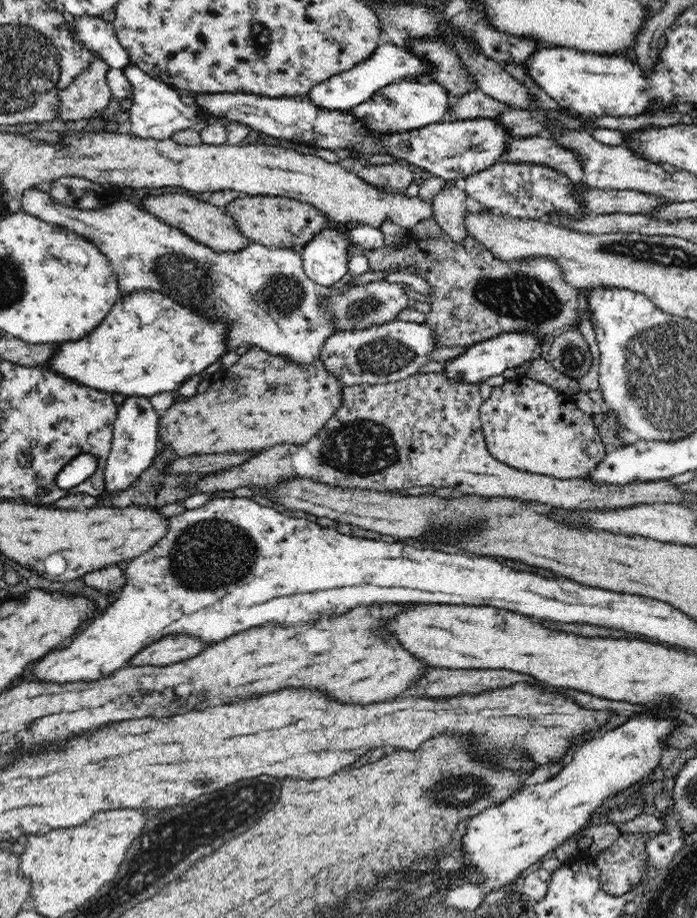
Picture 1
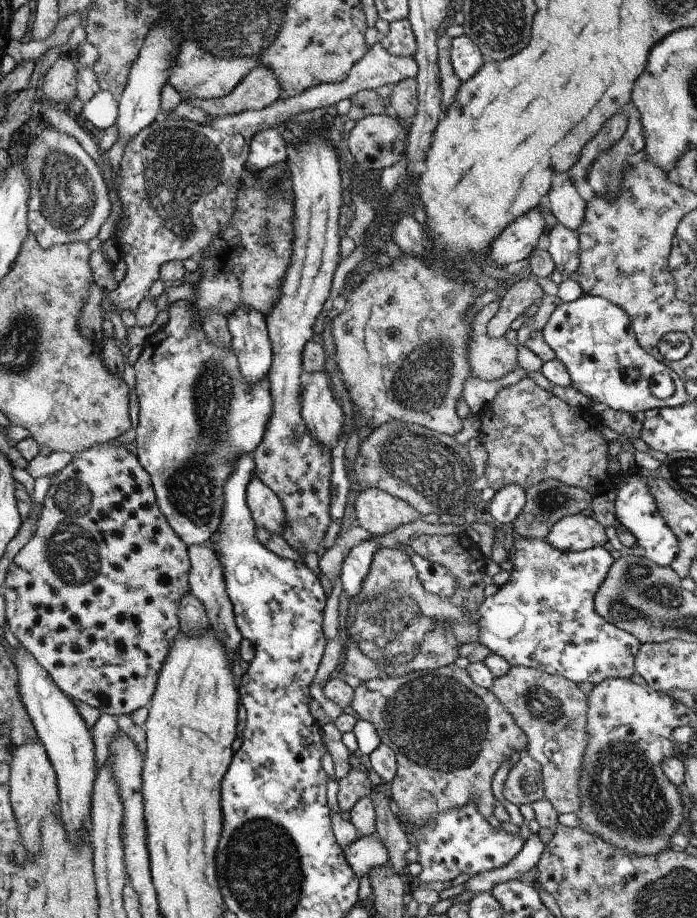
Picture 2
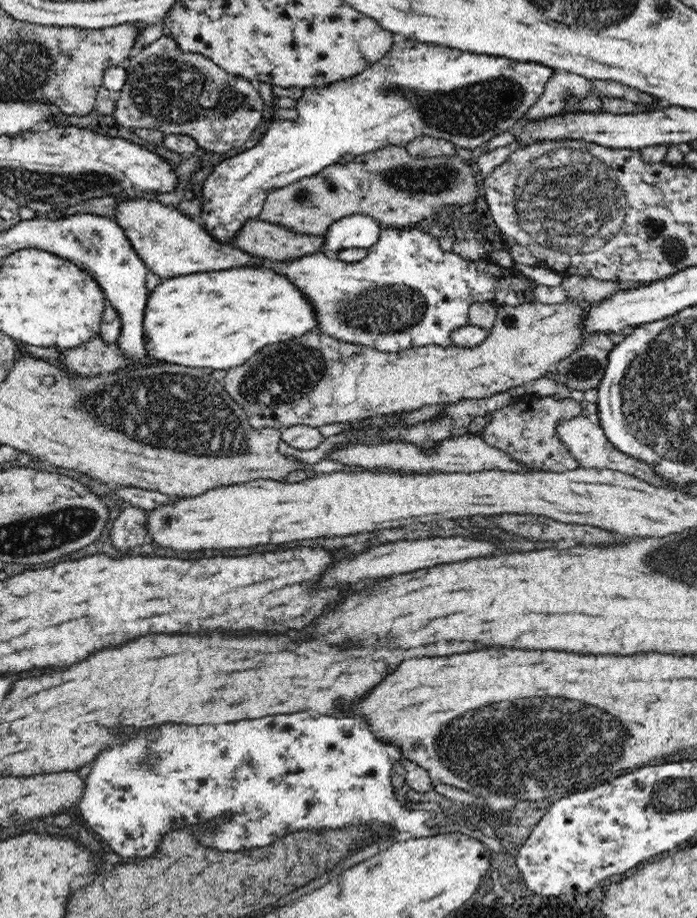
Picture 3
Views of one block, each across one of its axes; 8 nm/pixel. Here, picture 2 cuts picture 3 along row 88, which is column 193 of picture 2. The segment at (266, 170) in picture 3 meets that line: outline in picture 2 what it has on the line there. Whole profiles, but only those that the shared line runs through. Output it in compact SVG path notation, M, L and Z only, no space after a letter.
M179 299L179 300L176 300L176 301L174 301L174 302L171 302L171 303L170 303L170 304L169 304L169 305L168 305L168 307L167 307L167 308L165 308L165 309L166 309L166 311L167 311L167 312L168 312L168 318L167 318L167 321L166 321L166 323L165 323L165 324L164 324L164 325L162 325L162 326L161 326L161 327L160 327L160 328L158 328L158 329L157 329L157 330L156 330L156 331L155 331L155 332L154 332L154 333L152 333L152 334L150 334L150 335L148 335L148 336L147 336L147 337L144 337L144 338L143 338L143 343L142 343L142 344L141 344L141 345L142 345L142 349L141 349L141 351L140 351L140 354L139 354L139 356L138 356L138 358L137 358L137 360L136 360L136 362L135 362L135 364L134 364L134 366L133 366L133 368L134 368L134 375L135 375L135 384L134 384L134 392L135 392L135 394L136 394L136 397L137 397L137 400L138 400L138 408L139 408L139 409L138 409L138 424L137 424L137 427L136 427L136 428L135 428L135 438L134 438L134 440L133 440L133 445L132 445L132 447L131 447L131 449L132 449L132 451L133 451L133 453L134 453L134 455L135 455L135 456L136 456L136 457L137 457L137 460L138 460L138 461L139 461L139 464L140 464L140 465L141 465L141 468L143 468L143 470L145 470L145 472L146 472L146 473L147 473L147 474L148 474L148 475L149 475L149 478L150 478L150 481L151 481L151 488L152 488L152 489L153 489L153 492L154 492L154 495L155 495L155 498L156 498L156 503L157 503L157 506L158 506L158 507L159 507L159 510L160 510L160 513L161 513L161 514L162 514L162 515L163 515L163 516L164 516L164 517L165 517L165 518L166 518L166 521L167 521L167 522L168 522L168 523L169 523L169 526L170 526L170 527L171 527L171 528L172 528L172 529L173 529L173 532L174 532L174 533L175 533L175 534L176 534L176 535L177 535L177 536L178 536L178 537L179 537L179 538L180 538L180 539L181 539L181 540L182 540L182 541L183 541L183 544L184 544L184 545L185 545L185 546L187 546L187 545L198 545L198 544L201 544L201 543L204 543L204 544L206 544L206 542L207 542L207 540L209 540L209 539L210 539L210 538L211 538L211 537L212 537L212 536L213 536L213 534L214 534L214 533L215 533L215 532L216 532L216 531L217 531L217 530L218 530L218 526L219 526L219 524L220 524L220 516L221 516L221 513L222 513L222 506L223 506L223 503L224 503L224 502L223 502L223 499L222 499L222 494L223 494L223 489L222 489L222 486L223 486L223 485L224 485L224 484L225 484L225 483L226 483L226 480L227 480L227 479L228 479L228 478L229 478L229 475L230 475L230 474L231 474L231 473L232 473L232 472L233 472L233 469L234 469L234 464L235 464L235 463L236 463L236 460L237 460L237 459L238 459L238 458L239 458L239 457L240 457L240 456L241 456L241 455L245 455L245 454L247 454L247 455L249 455L249 456L251 456L251 454L252 454L252 452L253 452L253 451L254 451L254 450L255 450L255 447L256 447L256 446L257 446L257 445L258 445L258 444L259 444L259 443L260 443L260 442L261 442L261 439L262 439L262 436L263 436L263 431L264 431L264 430L265 430L265 425L266 425L266 424L267 424L267 421L268 421L268 420L269 420L269 419L270 419L270 413L271 413L271 412L272 412L272 398L271 398L271 395L270 395L270 384L269 384L269 381L268 381L268 378L267 378L267 376L265 376L265 377L263 377L263 378L262 378L262 379L261 379L261 380L260 380L260 381L257 381L257 382L256 382L256 383L255 383L255 384L254 384L254 385L246 385L246 382L245 382L245 381L244 381L244 380L243 380L243 377L242 377L242 376L241 376L241 375L240 375L240 370L239 370L239 369L238 369L238 360L237 360L237 357L236 357L236 356L235 356L235 353L234 353L234 352L233 352L233 351L232 351L232 348L231 348L231 347L230 347L230 342L229 342L229 347L218 347L218 346L217 346L217 345L216 345L216 344L215 344L215 343L212 343L212 342L211 342L211 341L210 341L210 340L209 340L209 339L208 339L208 338L207 338L207 337L206 337L206 334L205 334L205 333L204 333L204 330L203 330L203 329L202 329L202 328L201 328L201 325L200 325L200 318L199 318L199 317L198 317L198 312L197 312L197 311L196 311L196 310L195 310L195 309L194 309L194 308L193 308L193 307L192 307L192 304L191 304L191 303L190 303L190 302L189 302L189 301L186 301L186 300L185 300L185 299Z

